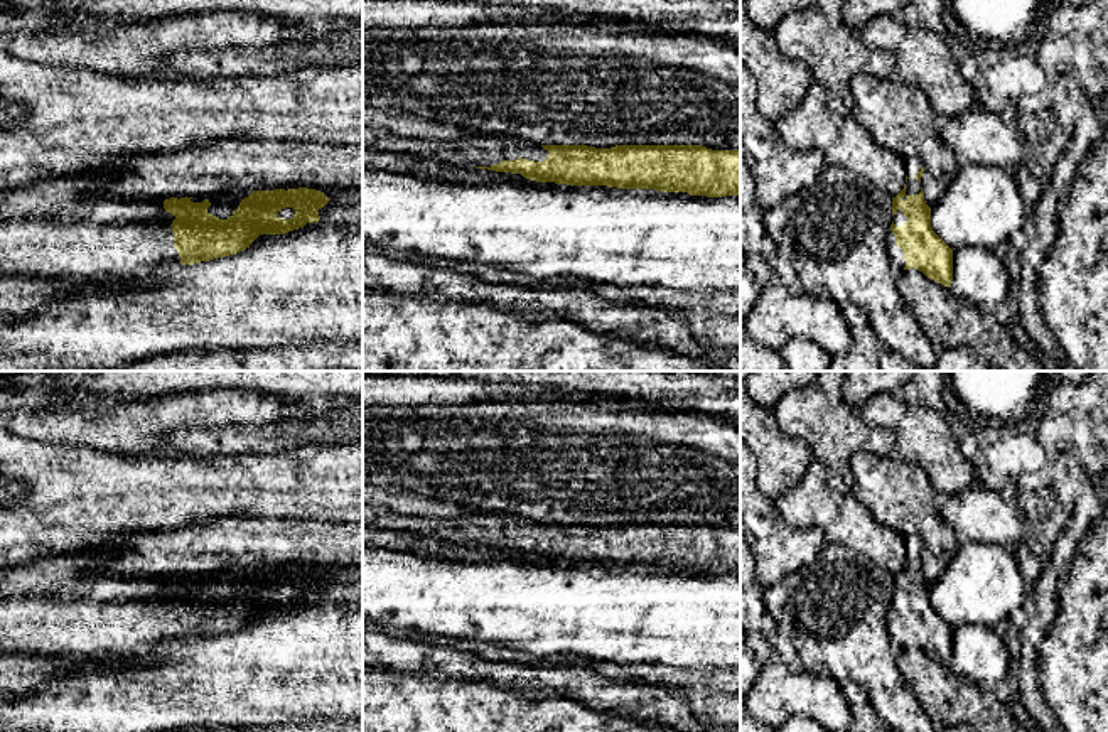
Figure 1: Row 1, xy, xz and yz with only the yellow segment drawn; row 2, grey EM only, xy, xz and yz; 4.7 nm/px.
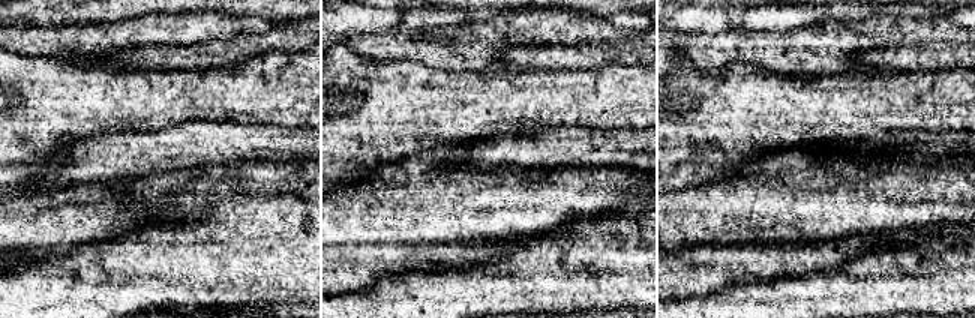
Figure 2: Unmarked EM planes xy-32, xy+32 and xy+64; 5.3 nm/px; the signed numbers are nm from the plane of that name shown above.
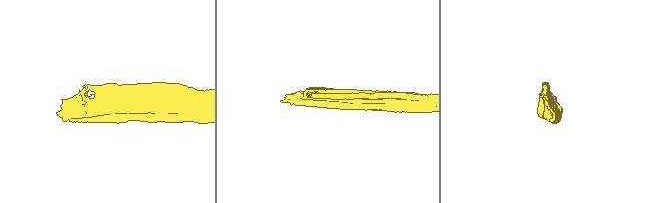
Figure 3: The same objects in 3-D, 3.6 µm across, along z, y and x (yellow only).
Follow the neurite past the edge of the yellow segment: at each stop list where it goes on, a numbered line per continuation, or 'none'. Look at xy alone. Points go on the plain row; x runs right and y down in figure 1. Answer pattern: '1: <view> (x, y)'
1: xy (51, 608)

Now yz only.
1: yz (913, 543)

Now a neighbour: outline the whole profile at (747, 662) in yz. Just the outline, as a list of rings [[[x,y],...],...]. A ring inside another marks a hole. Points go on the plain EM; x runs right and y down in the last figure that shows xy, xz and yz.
[[[740,629],[740,695],[747,695],[759,673],[754,653],[747,648],[747,632]]]

